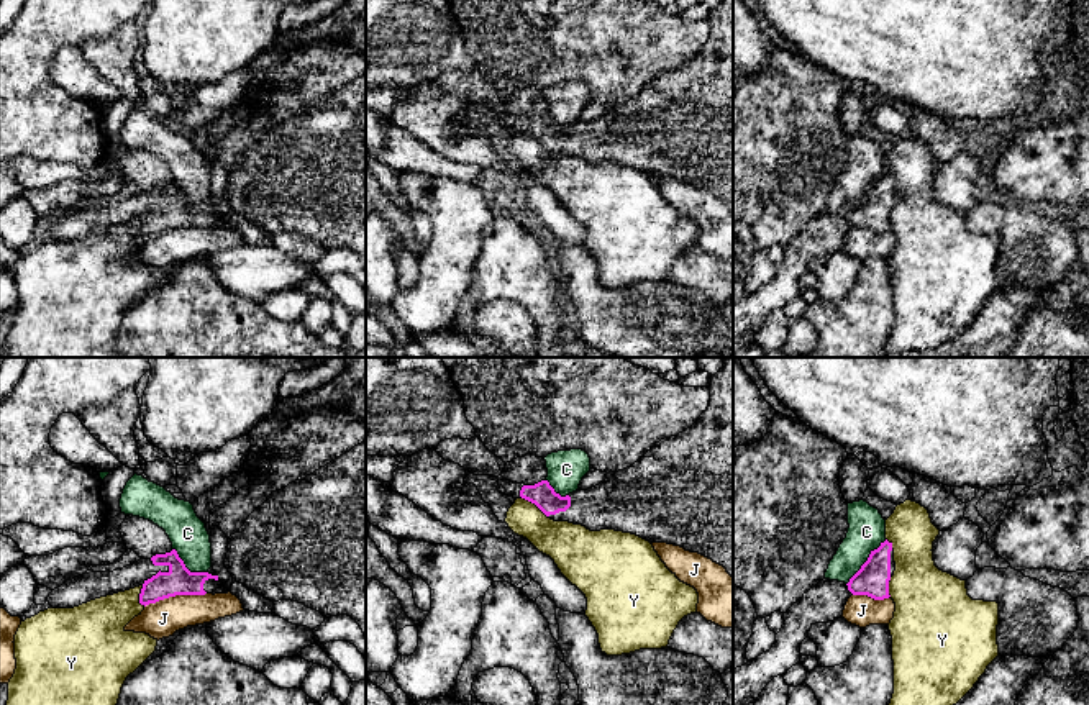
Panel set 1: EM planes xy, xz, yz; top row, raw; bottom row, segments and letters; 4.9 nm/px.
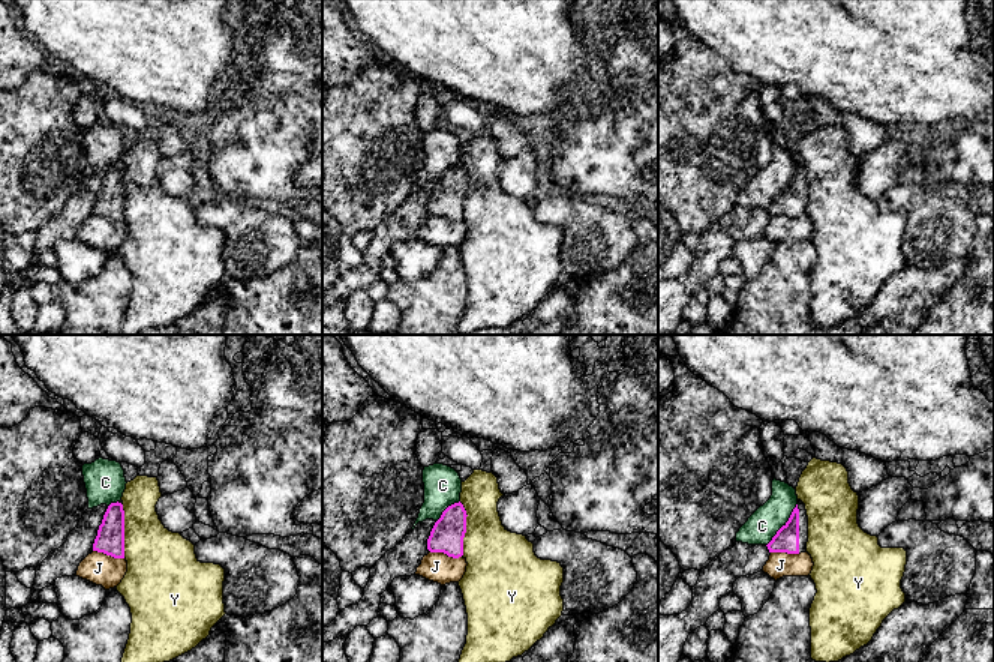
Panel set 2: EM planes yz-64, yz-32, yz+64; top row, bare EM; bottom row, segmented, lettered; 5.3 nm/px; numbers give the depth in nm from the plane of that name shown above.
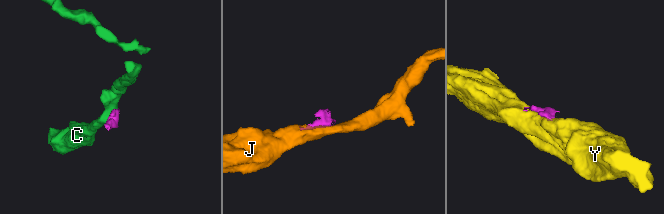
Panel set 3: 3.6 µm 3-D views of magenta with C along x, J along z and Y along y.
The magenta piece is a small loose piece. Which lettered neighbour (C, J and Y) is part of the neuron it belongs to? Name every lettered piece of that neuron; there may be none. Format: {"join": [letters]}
{"join": []}

